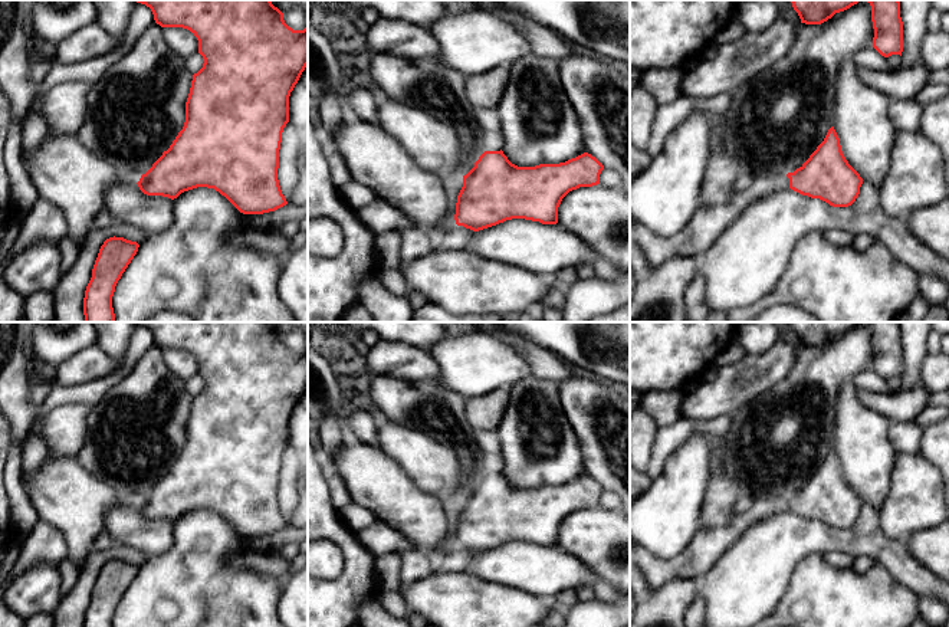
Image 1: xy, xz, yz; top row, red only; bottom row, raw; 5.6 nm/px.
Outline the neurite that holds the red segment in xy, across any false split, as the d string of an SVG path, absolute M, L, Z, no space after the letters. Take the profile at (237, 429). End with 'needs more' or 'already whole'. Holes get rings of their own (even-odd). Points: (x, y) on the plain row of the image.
M135 322L151 331L154 342L161 349L183 349L190 352L198 362L198 375L203 378L203 390L193 397L190 416L185 424L185 444L173 466L162 477L152 486L152 489L141 498L137 505L139 512L147 518L162 518L171 522L181 515L207 509L214 511L224 518L243 536L263 536L275 534L288 526L282 516L278 490L279 472L282 464L282 454L289 444L289 418L298 406L302 394L308 388L308 348L303 352L293 352L283 342L283 335L272 326L270 322Z; already whole

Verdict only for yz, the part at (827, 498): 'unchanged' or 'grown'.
unchanged

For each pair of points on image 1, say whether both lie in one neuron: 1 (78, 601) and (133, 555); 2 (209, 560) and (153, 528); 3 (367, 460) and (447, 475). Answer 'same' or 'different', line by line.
1: same
2: different
3: different

